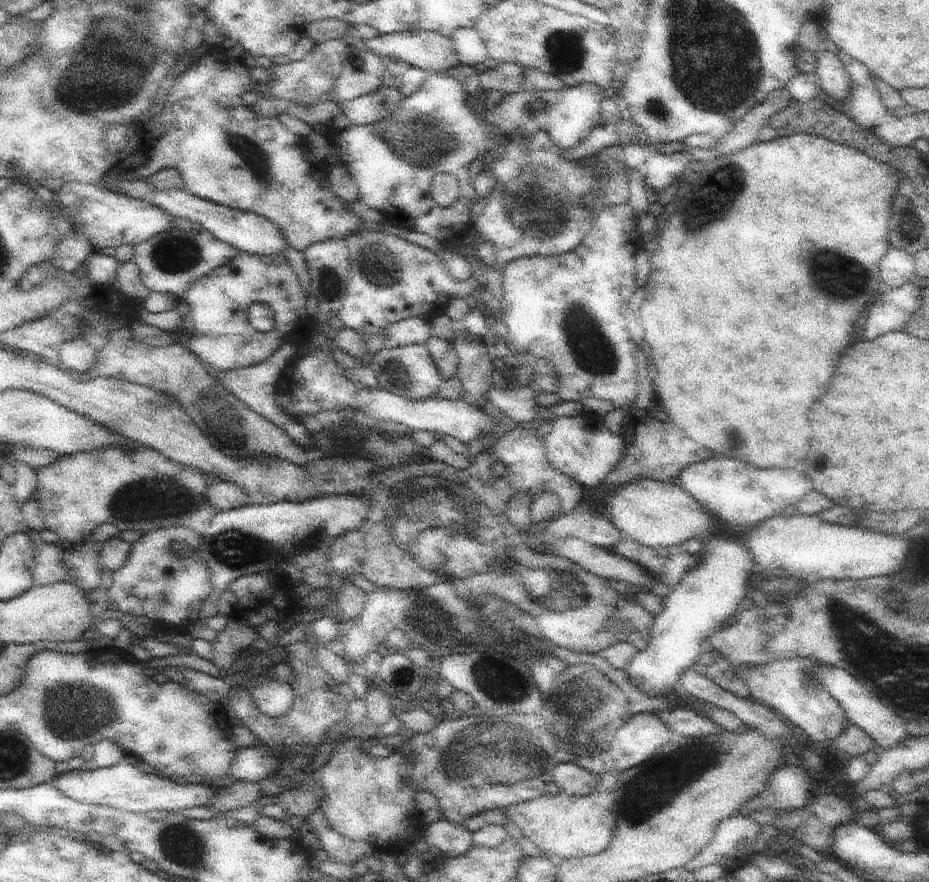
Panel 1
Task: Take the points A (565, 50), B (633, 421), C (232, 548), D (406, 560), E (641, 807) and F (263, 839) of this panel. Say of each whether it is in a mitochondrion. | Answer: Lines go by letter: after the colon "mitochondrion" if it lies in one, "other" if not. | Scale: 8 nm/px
A: mitochondrion
B: other
C: mitochondrion
D: other
E: mitochondrion
F: other

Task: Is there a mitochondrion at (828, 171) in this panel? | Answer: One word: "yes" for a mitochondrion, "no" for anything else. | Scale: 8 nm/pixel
no

